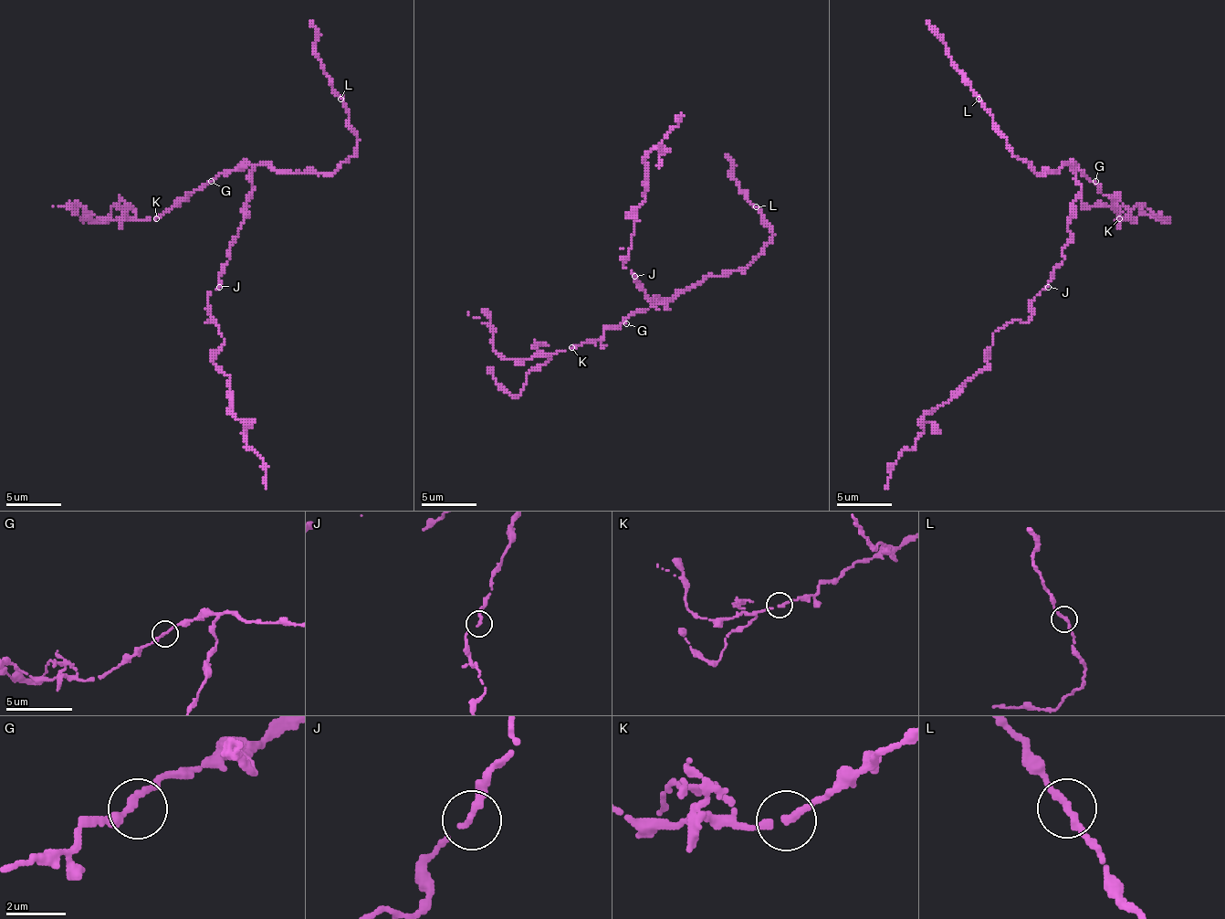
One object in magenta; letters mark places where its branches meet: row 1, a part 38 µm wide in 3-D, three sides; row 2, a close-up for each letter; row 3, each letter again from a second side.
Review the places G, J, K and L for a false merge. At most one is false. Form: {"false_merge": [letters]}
{"false_merge": []}

